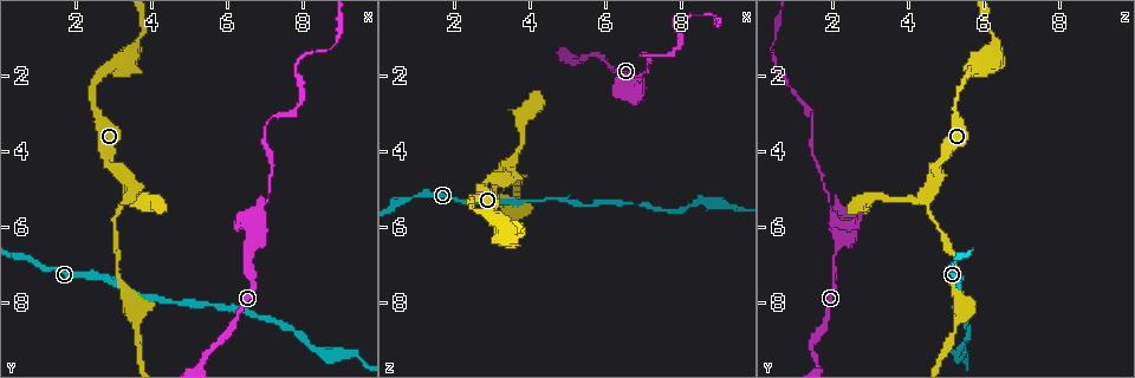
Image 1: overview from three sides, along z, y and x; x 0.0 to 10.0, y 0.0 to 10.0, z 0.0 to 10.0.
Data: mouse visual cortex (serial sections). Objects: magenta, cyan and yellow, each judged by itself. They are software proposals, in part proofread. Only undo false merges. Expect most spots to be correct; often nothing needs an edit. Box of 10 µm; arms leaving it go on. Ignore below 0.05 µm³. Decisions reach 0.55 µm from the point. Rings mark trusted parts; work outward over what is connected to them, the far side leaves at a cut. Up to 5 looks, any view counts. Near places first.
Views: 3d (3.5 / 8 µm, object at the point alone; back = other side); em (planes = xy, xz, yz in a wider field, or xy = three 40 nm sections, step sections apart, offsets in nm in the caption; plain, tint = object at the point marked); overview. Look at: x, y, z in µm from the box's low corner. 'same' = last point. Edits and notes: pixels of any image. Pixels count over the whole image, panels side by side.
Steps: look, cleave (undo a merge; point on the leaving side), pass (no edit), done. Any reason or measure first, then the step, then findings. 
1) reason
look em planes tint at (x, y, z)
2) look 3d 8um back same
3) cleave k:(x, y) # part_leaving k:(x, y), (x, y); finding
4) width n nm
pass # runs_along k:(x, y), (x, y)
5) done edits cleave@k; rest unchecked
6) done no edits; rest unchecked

three-way junction
look 3d 8um at (3.50, 5.20, 4.55)

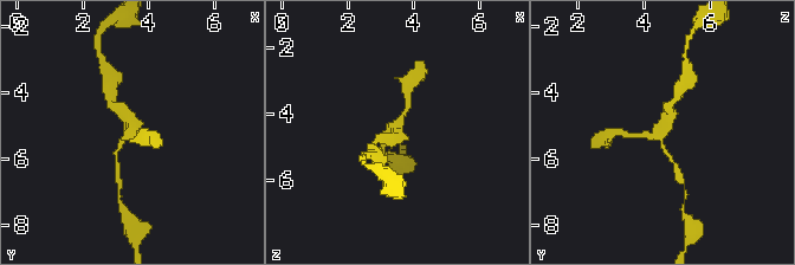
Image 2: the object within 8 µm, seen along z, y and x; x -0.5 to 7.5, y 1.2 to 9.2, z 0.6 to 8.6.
closer look
look 3d 3.5um same

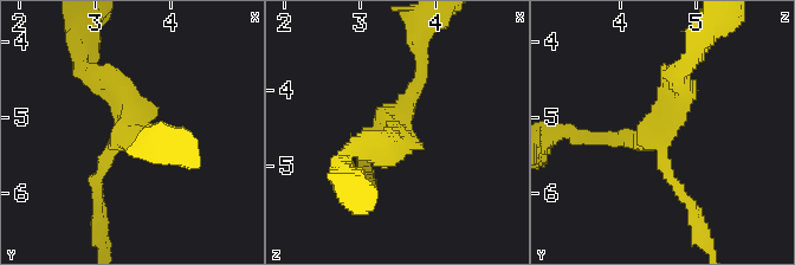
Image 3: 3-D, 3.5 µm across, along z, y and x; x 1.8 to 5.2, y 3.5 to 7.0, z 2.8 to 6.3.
arms 3; arm_widths 150, 200, 300 nm
look em xy step 5 tint at (3.45, 5.20, 4.50)

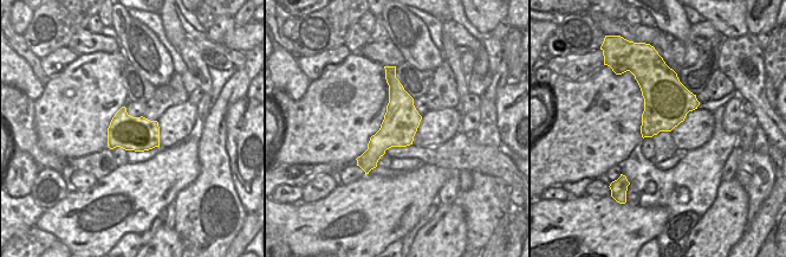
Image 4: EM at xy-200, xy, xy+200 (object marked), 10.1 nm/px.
pass # runs_along 3:(95, 78), (130, 115), (102, 162), (98, 198); continuous, no second cell

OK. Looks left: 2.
a fork
look 3d 3.5um back at (6.90, 5.95, 2.35)

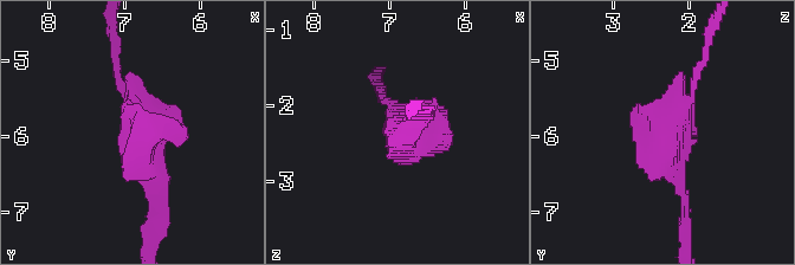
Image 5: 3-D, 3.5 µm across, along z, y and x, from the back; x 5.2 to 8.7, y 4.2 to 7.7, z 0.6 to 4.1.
shape alone is not enough
look em xy step 1 tint at (6.85, 5.95, 2.35)

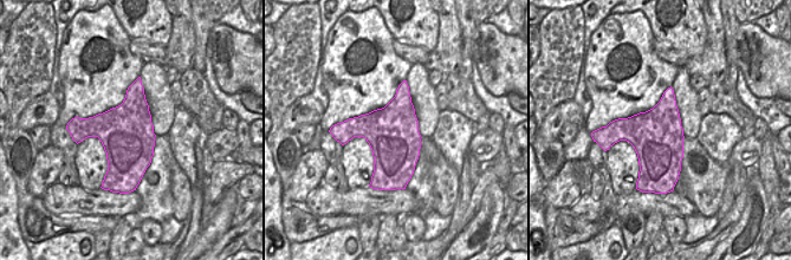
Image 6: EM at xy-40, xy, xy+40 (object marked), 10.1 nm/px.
width 550 nm
pass # runs_along 5:(159, 204), (118, 72); one cell here

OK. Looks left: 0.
done no edits; rest unchecked

